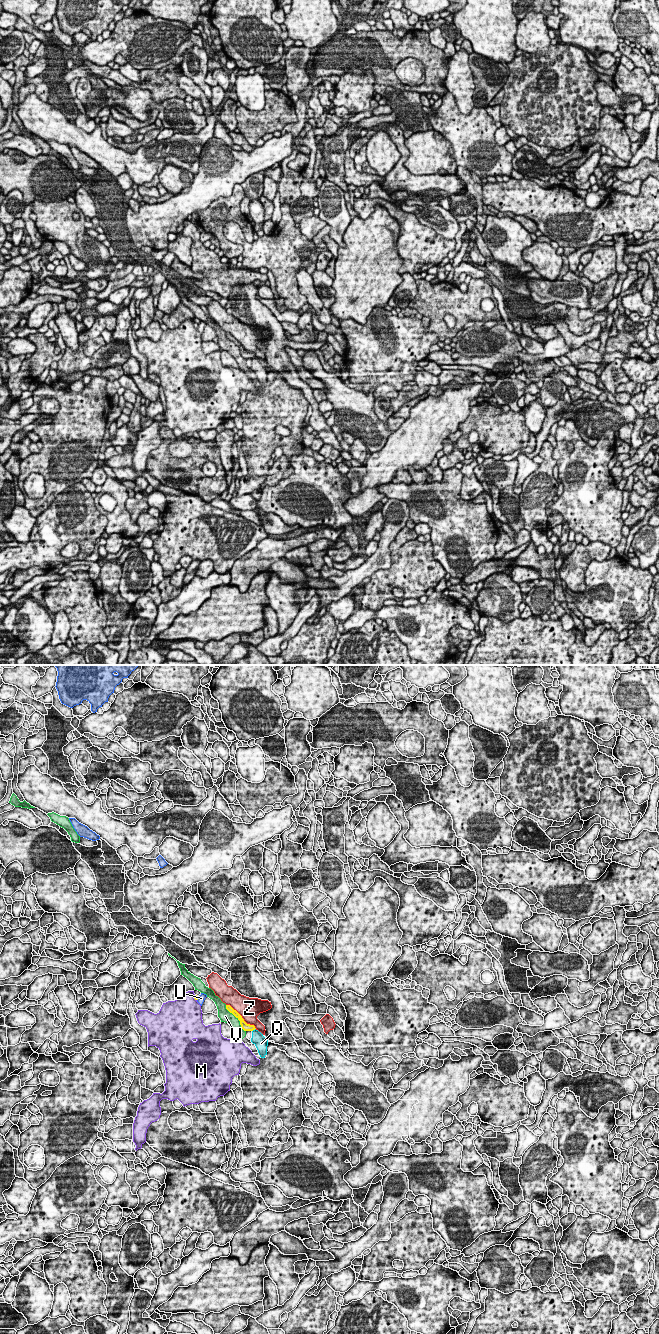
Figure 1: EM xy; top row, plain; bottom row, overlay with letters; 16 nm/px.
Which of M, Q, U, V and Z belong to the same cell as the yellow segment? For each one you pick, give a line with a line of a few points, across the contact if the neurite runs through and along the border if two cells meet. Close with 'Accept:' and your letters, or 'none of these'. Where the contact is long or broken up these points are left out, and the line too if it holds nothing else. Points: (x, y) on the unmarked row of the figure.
Accept: none of these

